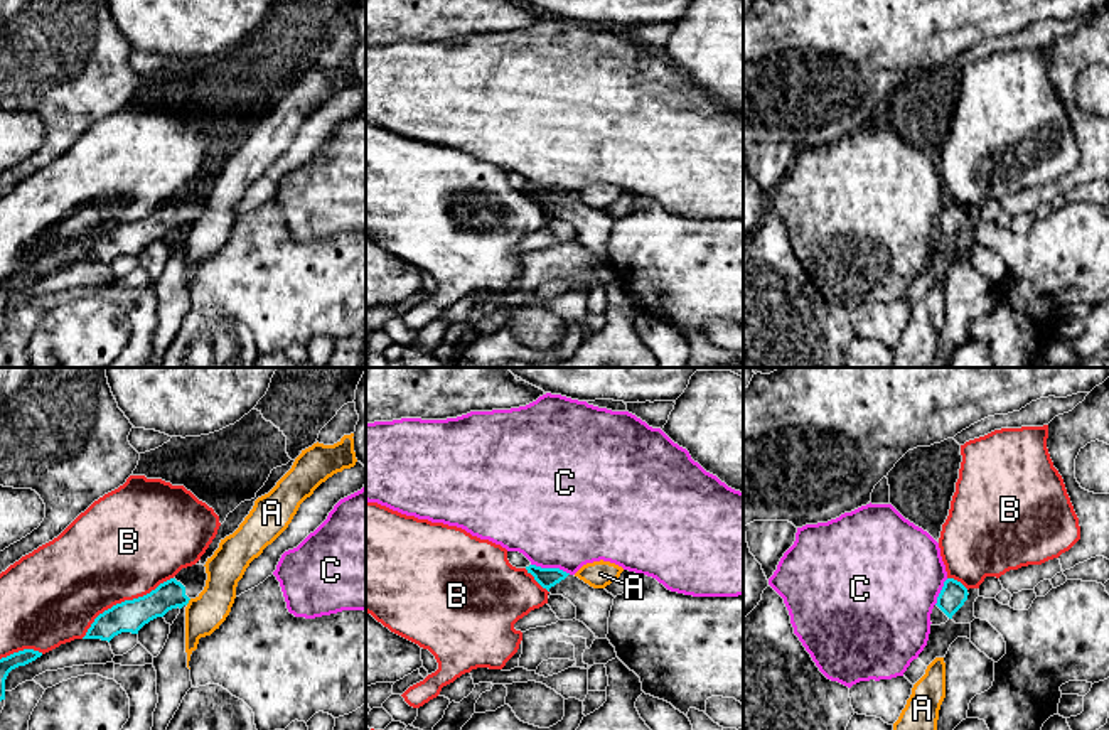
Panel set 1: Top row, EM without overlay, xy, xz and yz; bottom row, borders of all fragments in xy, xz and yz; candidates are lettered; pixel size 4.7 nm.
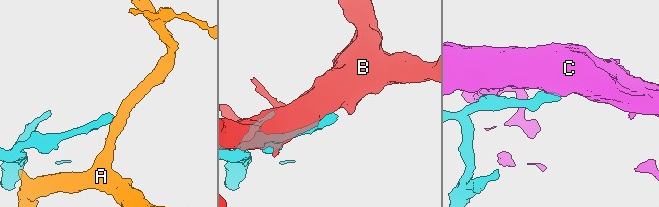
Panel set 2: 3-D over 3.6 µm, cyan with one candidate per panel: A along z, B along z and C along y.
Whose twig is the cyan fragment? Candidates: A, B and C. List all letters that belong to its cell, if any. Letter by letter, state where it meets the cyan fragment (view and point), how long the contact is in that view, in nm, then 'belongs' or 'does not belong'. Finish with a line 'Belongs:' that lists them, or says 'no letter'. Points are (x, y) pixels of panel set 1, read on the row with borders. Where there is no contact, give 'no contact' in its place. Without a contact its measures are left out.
A: meets cyan in xy at (187, 602); contact 40 nm long; does not belong
B: meets cyan in xy at (125, 601); contact 550 nm long; does not belong
C: meets cyan in xz at (551, 568); contact 200 nm long; does not belong
Belongs: no letter

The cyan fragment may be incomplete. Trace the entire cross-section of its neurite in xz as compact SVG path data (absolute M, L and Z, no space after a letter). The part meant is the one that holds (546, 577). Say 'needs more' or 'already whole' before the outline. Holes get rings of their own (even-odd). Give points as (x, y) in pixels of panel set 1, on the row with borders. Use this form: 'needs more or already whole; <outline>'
needs more; M526 566L528 573L551 595L563 595L576 607L576 620L583 622L598 639L607 639L613 595L605 588L593 588L575 575L560 568Z

